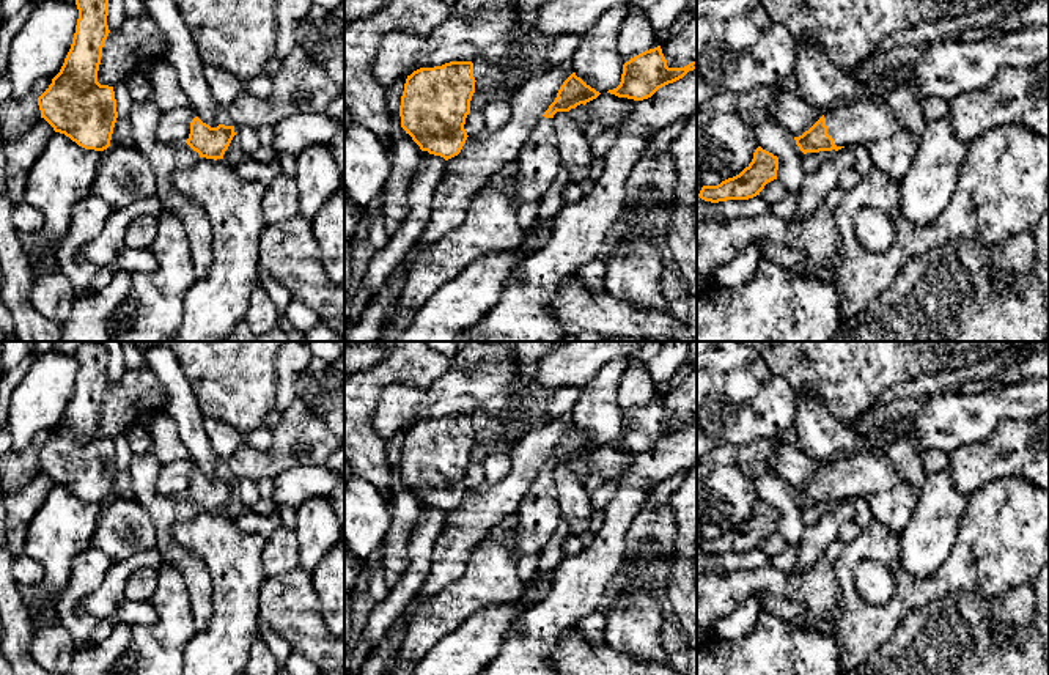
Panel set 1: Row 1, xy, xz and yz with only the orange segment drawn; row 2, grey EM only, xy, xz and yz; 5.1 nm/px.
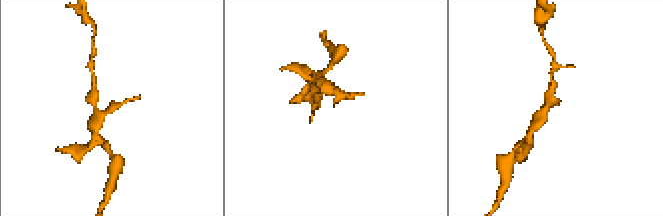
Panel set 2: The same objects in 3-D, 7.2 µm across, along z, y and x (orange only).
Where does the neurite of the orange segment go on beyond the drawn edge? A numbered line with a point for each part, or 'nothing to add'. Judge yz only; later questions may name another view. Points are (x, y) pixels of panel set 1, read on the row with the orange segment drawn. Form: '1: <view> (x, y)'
1: yz (859, 121)

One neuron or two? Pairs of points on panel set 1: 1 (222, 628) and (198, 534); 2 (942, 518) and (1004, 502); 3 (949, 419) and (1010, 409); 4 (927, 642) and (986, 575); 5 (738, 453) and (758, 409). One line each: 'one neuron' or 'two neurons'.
1: one neuron
2: two neurons
3: one neuron
4: two neurons
5: two neurons

